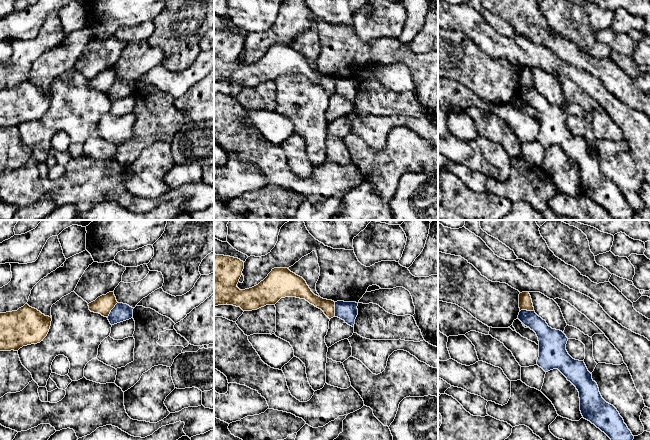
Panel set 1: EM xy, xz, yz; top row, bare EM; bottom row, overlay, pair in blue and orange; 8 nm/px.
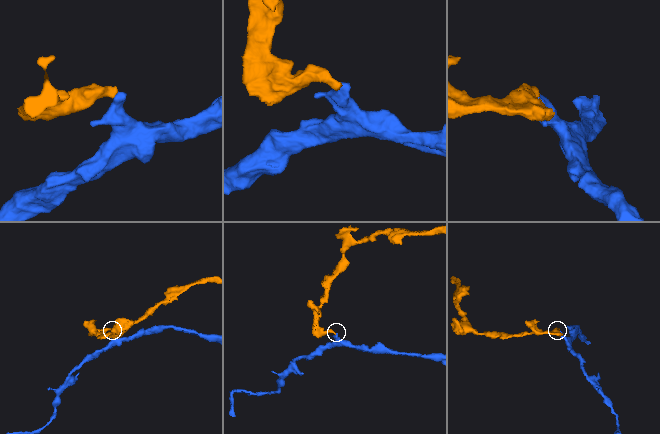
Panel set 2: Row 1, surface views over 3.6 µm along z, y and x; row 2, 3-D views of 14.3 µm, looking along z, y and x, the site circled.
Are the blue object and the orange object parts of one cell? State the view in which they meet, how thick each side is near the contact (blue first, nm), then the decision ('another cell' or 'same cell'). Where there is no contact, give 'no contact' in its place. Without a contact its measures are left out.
contact in xy; calibres 150 and 150 nm; another cell

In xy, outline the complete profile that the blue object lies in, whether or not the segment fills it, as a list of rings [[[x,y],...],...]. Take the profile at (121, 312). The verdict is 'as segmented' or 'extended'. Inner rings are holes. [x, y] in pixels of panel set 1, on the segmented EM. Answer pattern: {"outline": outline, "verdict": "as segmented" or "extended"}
{"outline": [[[117,303],[107,318],[111,325],[129,320],[133,318],[133,309],[127,304]]], "verdict": "as segmented"}

